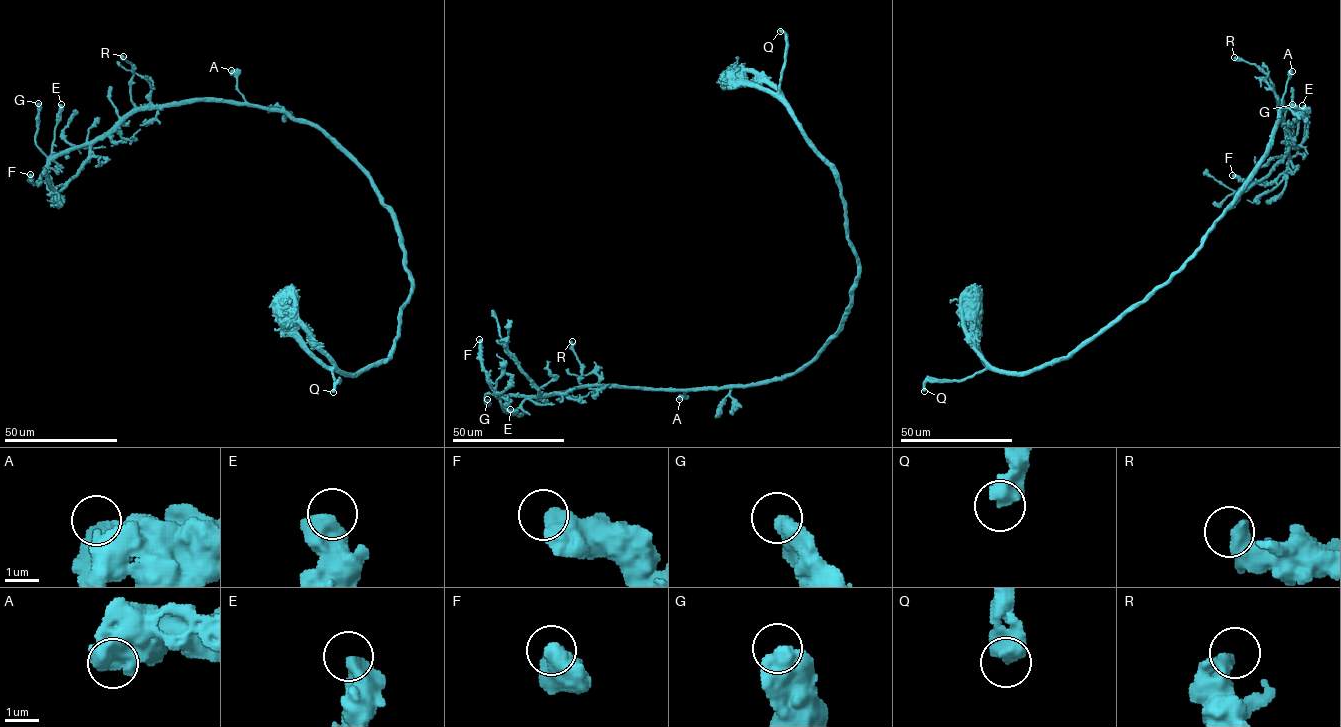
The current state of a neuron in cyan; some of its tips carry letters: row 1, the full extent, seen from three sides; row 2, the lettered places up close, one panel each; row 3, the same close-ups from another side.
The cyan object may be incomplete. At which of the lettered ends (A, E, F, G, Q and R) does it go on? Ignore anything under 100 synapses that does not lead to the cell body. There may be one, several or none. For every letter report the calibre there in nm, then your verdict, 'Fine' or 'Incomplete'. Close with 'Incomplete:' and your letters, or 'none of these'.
A: Thickness 700 nm. Fine
E: Thickness 650 nm. Fine
F: Thickness 600 nm. Fine
G: Thickness 650 nm. Fine
Q: Thickness 600 nm. Incomplete
R: Thickness 550 nm. Fine
Incomplete: Q

